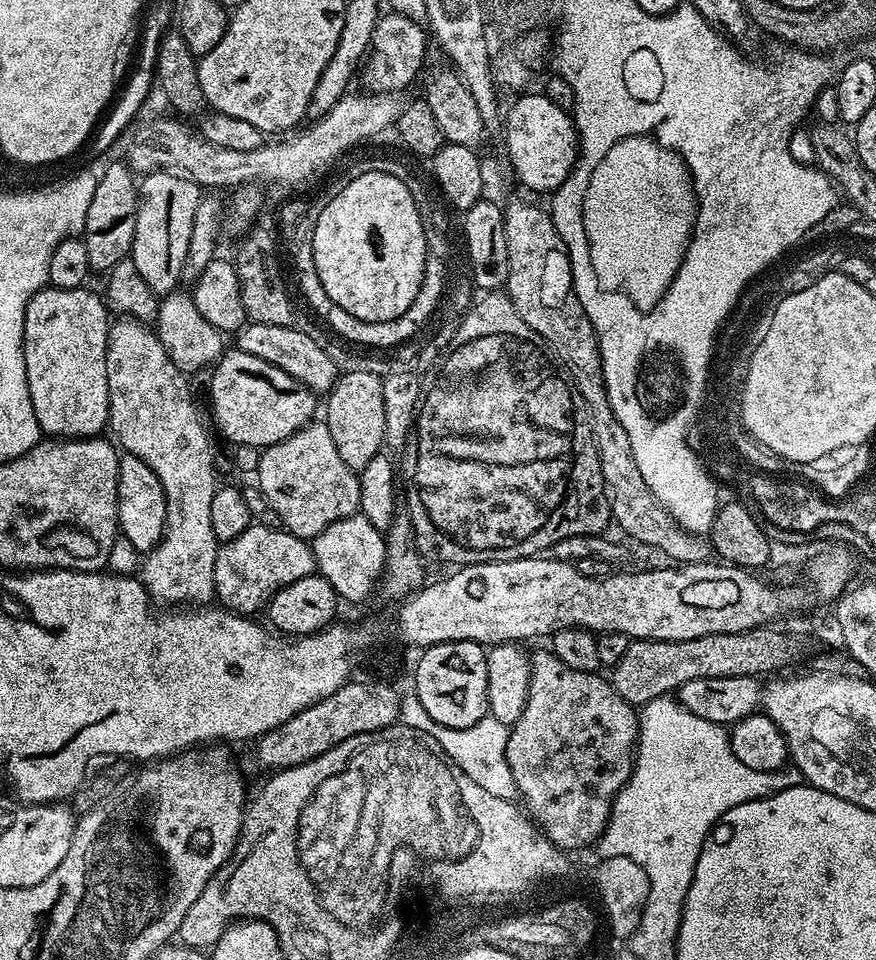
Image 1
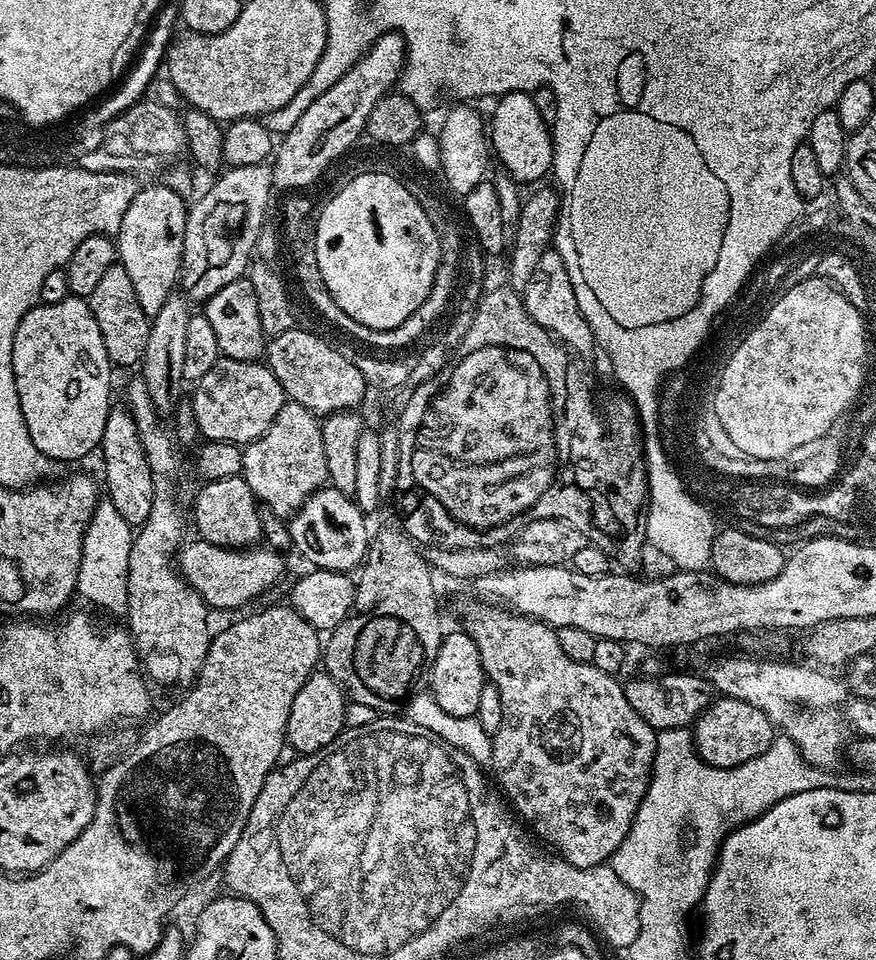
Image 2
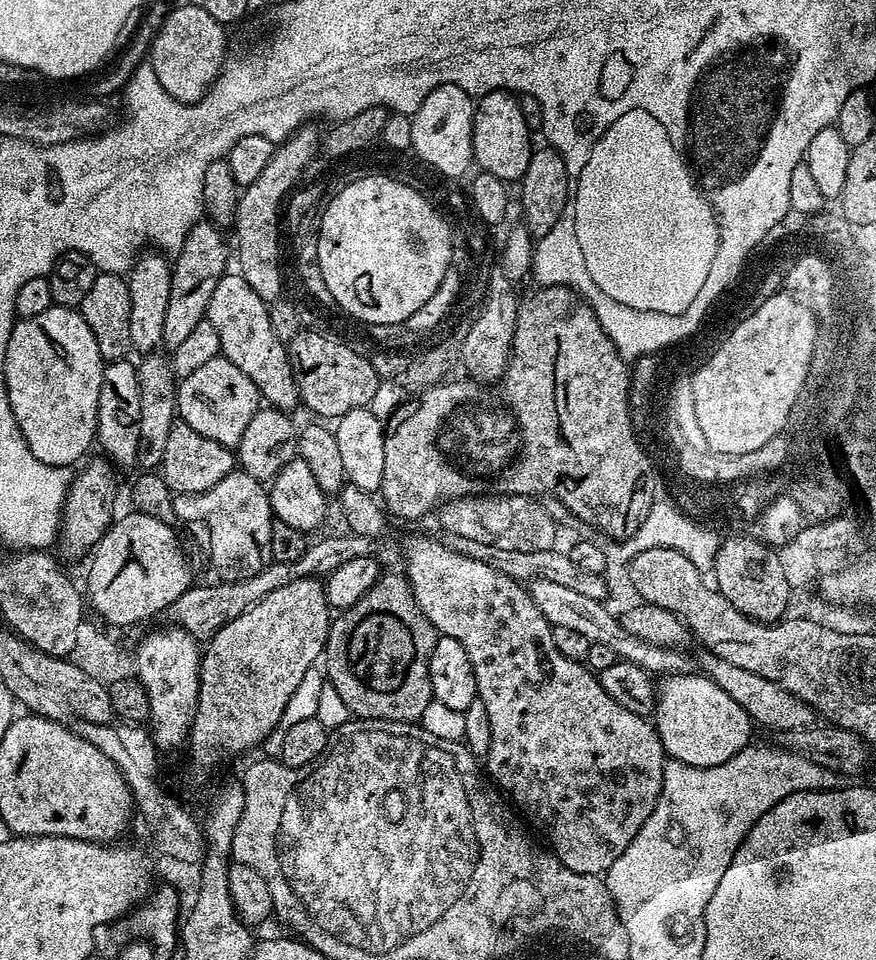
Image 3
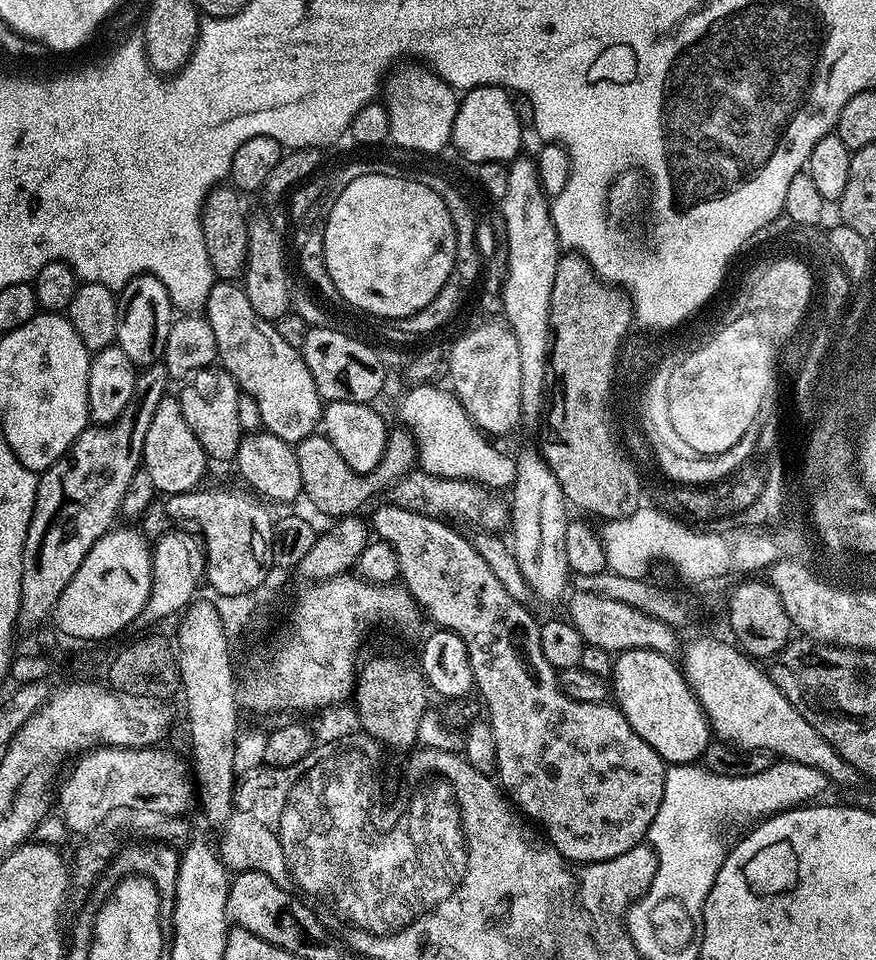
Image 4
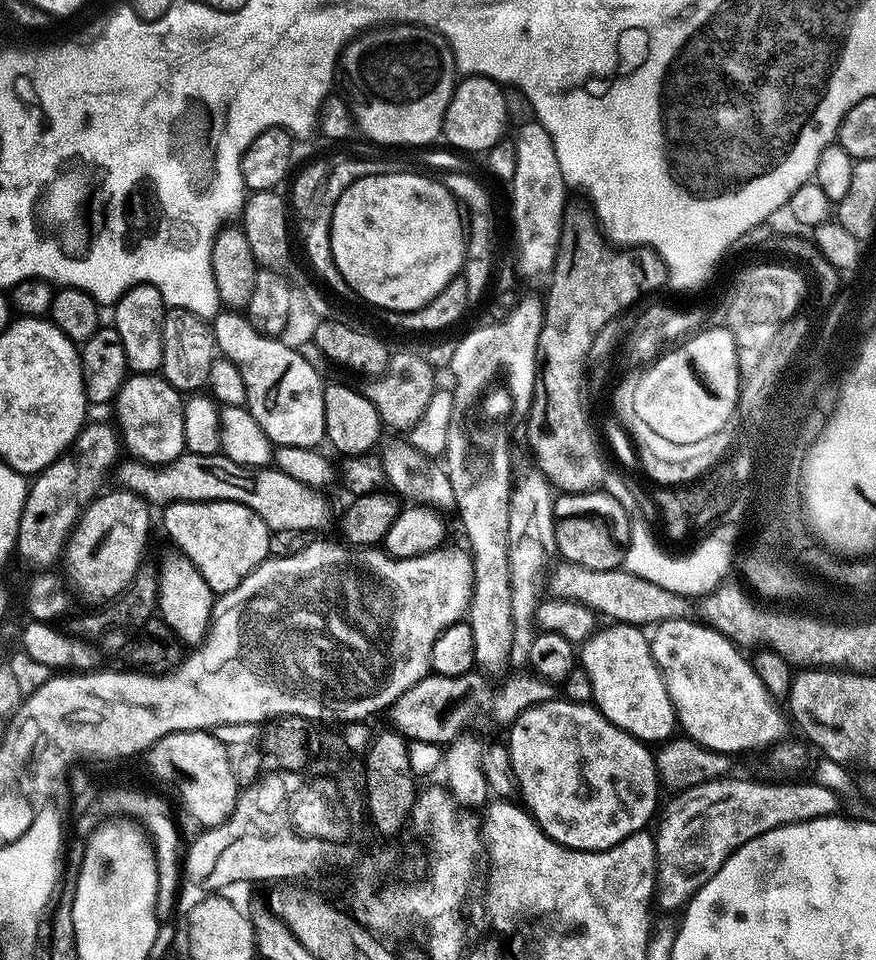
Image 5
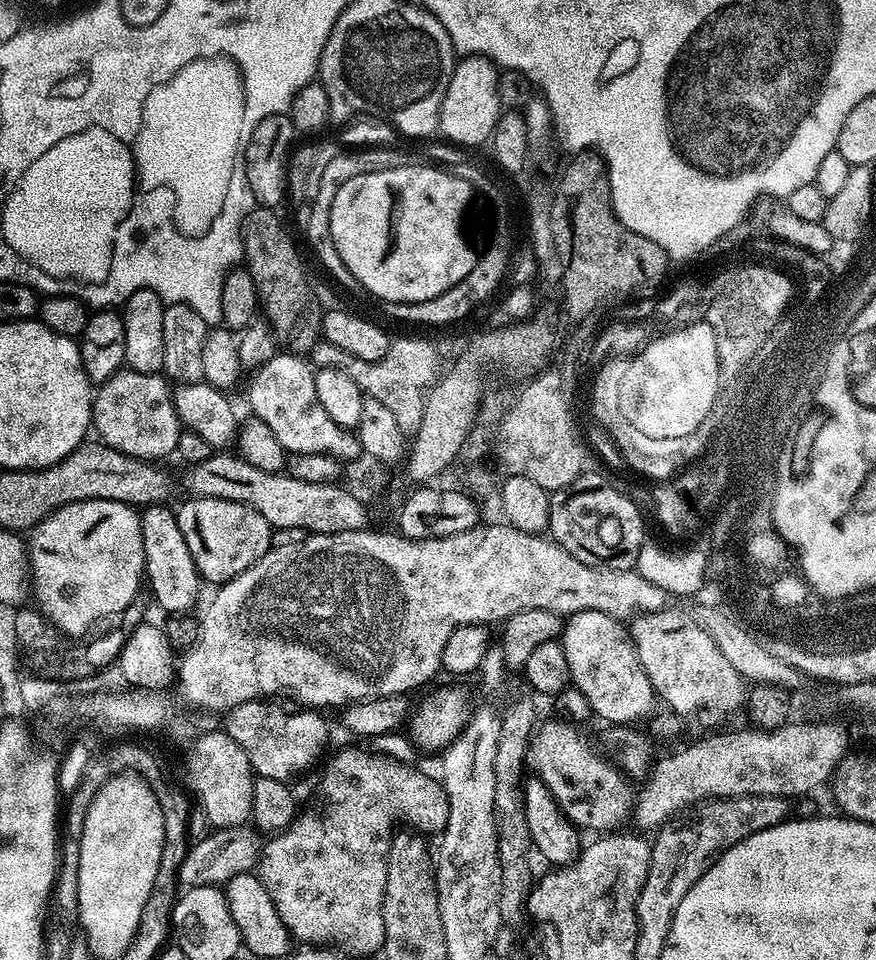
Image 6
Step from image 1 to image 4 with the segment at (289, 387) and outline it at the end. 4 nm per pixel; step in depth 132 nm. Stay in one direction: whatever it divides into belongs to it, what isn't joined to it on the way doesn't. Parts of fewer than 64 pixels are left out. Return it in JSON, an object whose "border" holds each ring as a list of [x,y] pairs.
{"border":[[[213,366],[197,372],[181,388],[184,389],[178,392],[178,399],[182,418],[186,418],[186,426],[190,426],[190,430],[194,430],[194,438],[198,438],[198,442],[207,454],[209,461],[235,461],[242,435],[238,416],[238,406],[242,393],[239,386],[236,385],[235,378],[223,368]]]}

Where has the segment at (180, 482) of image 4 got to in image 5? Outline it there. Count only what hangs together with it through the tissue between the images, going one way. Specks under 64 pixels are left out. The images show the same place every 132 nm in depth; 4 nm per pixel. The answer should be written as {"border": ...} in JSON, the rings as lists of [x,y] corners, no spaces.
{"border":[[[132,374],[125,380],[122,390],[116,395],[114,409],[120,419],[122,438],[125,447],[133,457],[145,464],[165,466],[183,456],[184,435],[182,418],[184,417],[185,397],[166,382],[160,374]]]}

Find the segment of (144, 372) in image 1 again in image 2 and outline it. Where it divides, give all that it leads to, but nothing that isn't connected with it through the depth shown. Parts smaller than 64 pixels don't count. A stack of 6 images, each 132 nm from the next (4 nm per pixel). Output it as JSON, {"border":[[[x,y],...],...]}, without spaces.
{"border":[[[135,378],[129,382],[126,407],[138,426],[138,434],[146,450],[146,462],[150,462],[156,495],[150,506],[150,518],[146,518],[133,537],[128,567],[128,598],[124,606],[128,610],[126,624],[136,643],[145,675],[153,683],[186,688],[195,681],[209,652],[212,629],[208,622],[208,605],[180,575],[174,559],[184,534],[184,516],[176,501],[176,484],[172,481],[180,468],[182,452],[173,429],[159,420],[157,408],[142,379]]]}

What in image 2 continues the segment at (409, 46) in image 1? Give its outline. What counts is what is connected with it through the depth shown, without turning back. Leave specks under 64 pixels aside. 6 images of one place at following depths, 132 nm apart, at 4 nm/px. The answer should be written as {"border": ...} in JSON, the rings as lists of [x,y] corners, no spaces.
{"border":[[[383,32],[371,44],[360,61],[350,69],[326,94],[318,94],[310,106],[294,122],[290,131],[283,133],[271,161],[272,182],[277,189],[308,190],[312,183],[331,169],[334,162],[351,153],[365,135],[367,119],[375,104],[397,87],[400,69],[404,67],[406,42],[399,32]]]}

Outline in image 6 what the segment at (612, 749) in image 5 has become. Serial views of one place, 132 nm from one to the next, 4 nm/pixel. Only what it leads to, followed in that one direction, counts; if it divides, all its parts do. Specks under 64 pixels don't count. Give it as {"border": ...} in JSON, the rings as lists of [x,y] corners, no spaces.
{"border":[[[565,718],[555,719],[541,723],[528,741],[524,758],[527,771],[544,783],[564,817],[577,829],[589,828],[596,832],[592,834],[608,834],[619,829],[616,827],[630,820],[634,812],[633,781],[588,741],[583,727]]]}

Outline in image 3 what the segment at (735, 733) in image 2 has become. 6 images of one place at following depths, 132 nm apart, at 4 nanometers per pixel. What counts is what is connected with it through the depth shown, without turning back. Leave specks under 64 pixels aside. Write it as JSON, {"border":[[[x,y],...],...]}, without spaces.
{"border":[[[665,676],[659,681],[654,727],[665,753],[695,768],[717,768],[749,747],[754,721],[748,712],[708,676]]]}

